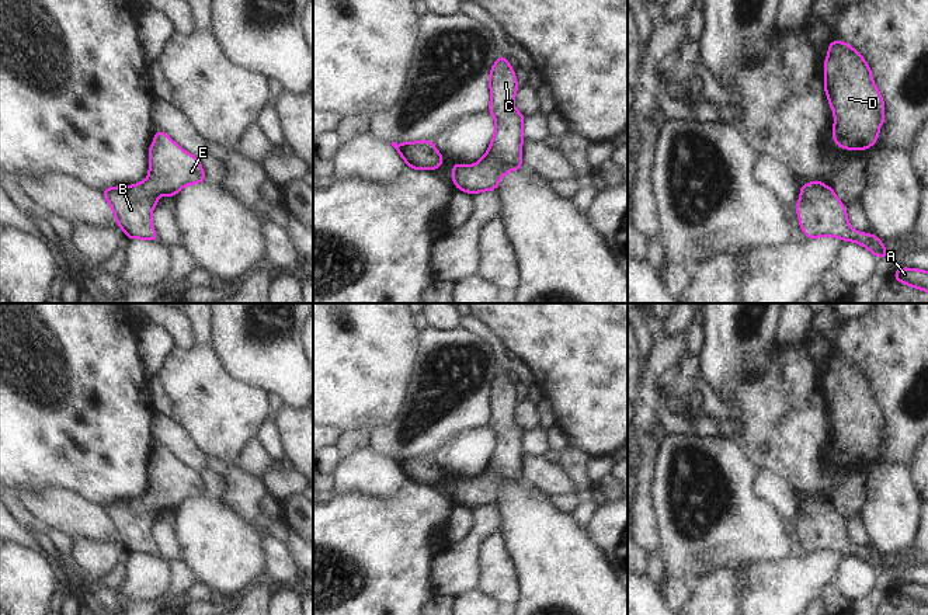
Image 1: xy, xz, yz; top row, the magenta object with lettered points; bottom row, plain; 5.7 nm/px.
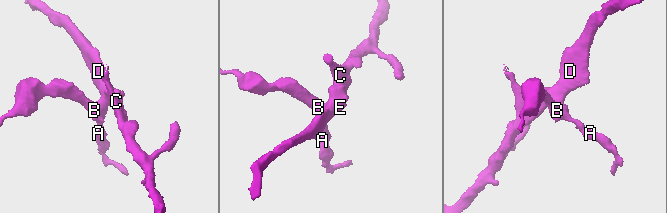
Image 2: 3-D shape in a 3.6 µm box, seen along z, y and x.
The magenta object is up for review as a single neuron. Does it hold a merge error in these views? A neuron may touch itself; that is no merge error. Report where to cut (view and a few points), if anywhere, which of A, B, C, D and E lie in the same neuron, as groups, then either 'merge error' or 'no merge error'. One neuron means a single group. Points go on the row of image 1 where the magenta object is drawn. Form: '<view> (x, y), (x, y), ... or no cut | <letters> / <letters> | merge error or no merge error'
no cut | A B C D E | no merge error

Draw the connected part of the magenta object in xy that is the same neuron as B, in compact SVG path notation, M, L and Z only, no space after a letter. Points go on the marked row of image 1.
M160 129L149 147L149 178L135 187L121 185L102 190L128 239L159 242L152 225L152 211L160 195L175 197L184 185L208 181L199 159L181 149Z

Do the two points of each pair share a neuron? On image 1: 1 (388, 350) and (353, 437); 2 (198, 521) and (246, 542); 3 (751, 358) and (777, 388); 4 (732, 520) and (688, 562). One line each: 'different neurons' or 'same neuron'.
1: different neurons
2: same neuron
3: different neurons
4: same neuron

